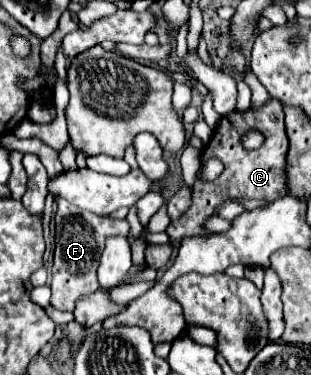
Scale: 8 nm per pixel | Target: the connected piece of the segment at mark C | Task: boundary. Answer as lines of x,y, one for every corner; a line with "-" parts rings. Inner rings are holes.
271,99
261,109
249,109
249,111
243,111
243,113
233,111
233,113
225,115
221,119
215,135
211,137
209,145
203,151
203,159
207,159
207,157
221,159
225,163
225,171
211,183
205,183
201,179
195,181
193,205
177,221
171,221
171,225
167,227
167,235
171,239
179,239
179,241
183,237
189,237
189,235
207,235
209,231
203,231
205,219
211,217
229,199
243,197
243,199
275,201
275,199
287,195
289,193
287,175
285,175
287,149
289,149
289,141
287,141
287,133
285,133
283,107
279,105
279,101
-
249,129
257,129
265,137
263,145
259,149
251,151
251,153
241,145
241,137

